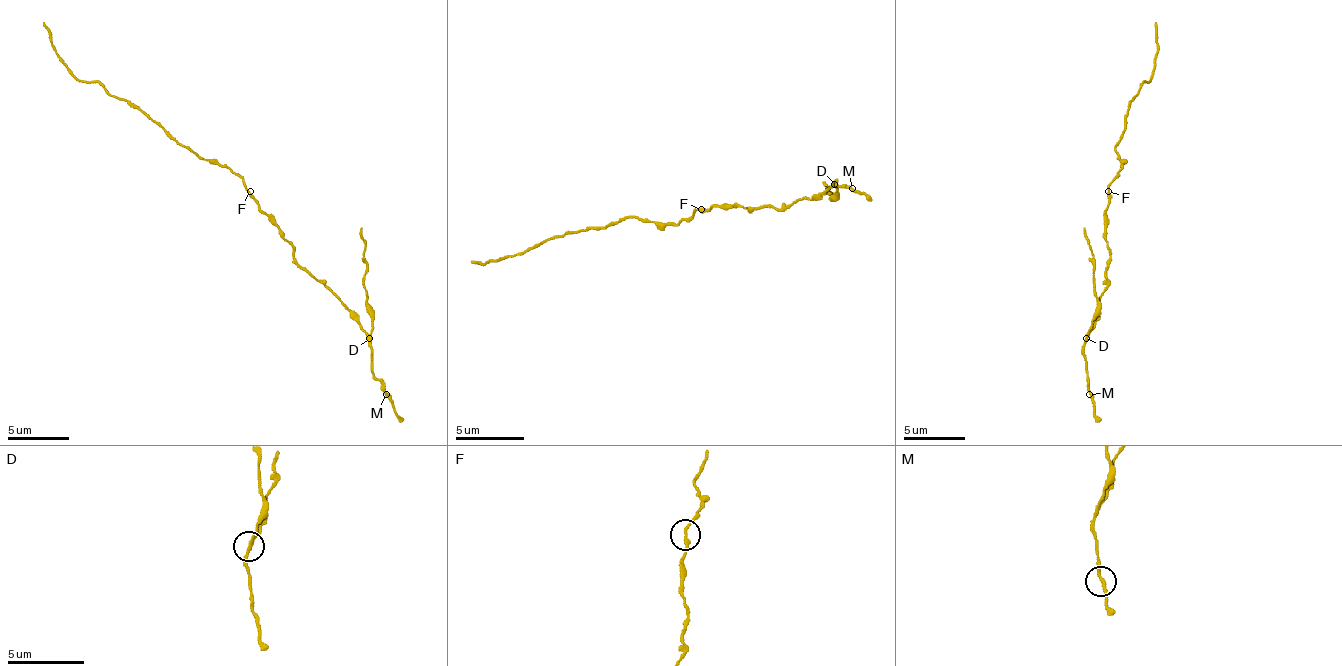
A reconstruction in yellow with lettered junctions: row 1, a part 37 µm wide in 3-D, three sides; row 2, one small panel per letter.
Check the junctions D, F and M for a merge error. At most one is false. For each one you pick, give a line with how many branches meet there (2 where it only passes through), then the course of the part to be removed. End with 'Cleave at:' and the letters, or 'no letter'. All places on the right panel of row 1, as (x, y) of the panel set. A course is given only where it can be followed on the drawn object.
D: Branches: 3. Course of the part to remove: (1086, 339), (1096, 289), (1092, 249), (1083, 228)
Cleave at: D

